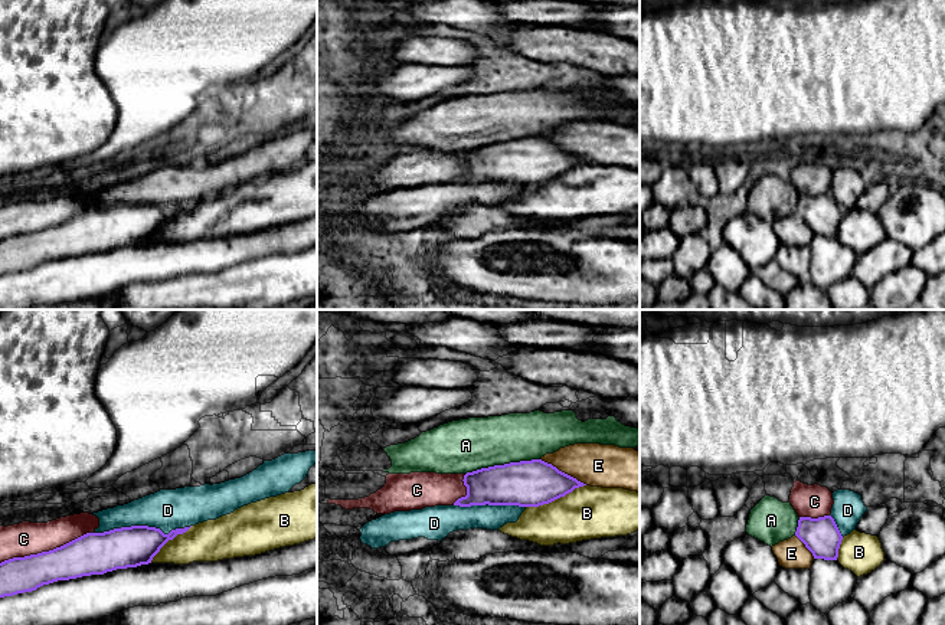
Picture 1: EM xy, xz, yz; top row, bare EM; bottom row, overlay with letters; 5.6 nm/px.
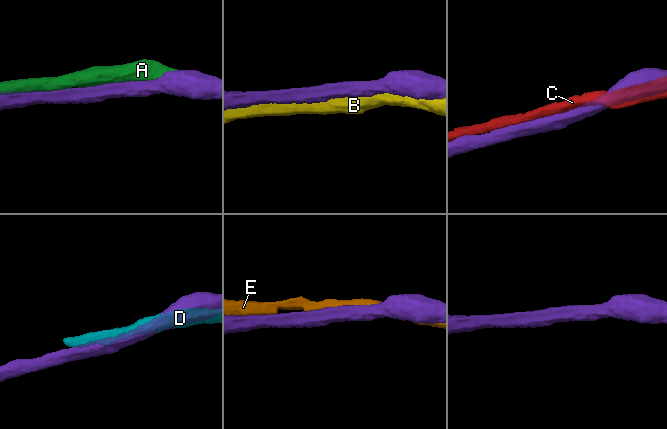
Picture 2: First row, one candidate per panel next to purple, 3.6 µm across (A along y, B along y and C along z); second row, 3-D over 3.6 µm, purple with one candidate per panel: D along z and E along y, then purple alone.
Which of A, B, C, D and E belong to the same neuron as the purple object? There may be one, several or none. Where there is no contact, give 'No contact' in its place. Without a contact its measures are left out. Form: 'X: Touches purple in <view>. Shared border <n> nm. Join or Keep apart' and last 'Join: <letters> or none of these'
A: Touches purple in xz. Shared border 420 nm. Keep apart
B: Touches purple in xz. Shared border 360 nm. Keep apart
C: Touches purple in xy. Shared border 550 nm. Keep apart
D: Touches purple in xy. Shared border 550 nm. Keep apart
E: Touches purple in xz. Shared border 300 nm. Keep apart
Join: none of these

